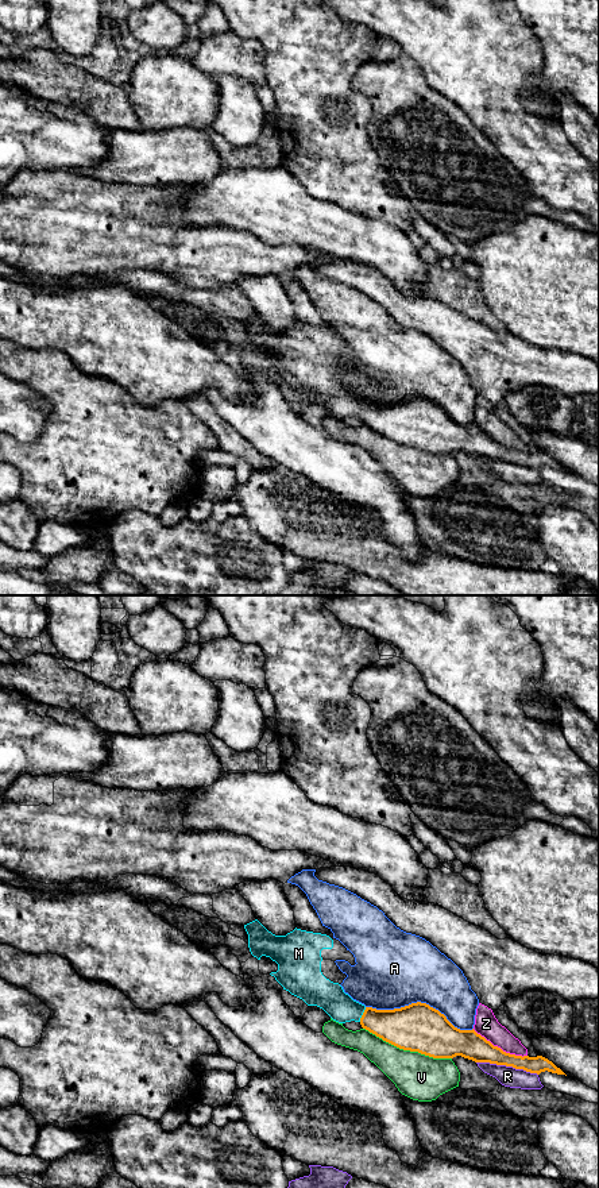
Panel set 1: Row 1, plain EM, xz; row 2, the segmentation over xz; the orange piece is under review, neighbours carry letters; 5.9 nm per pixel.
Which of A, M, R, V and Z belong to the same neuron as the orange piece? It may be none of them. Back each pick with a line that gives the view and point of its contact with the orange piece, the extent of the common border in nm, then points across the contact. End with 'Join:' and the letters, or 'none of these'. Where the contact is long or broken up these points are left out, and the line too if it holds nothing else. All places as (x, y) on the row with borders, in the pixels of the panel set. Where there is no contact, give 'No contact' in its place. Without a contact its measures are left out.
M: Touches orange at xz (363, 1014). Shared border 100 nm. Path across: xz (402, 1028), (374, 1021), (363, 1014), (340, 1007), (329, 996)
Join: M

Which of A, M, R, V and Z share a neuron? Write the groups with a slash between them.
A / M / R / V / Z

